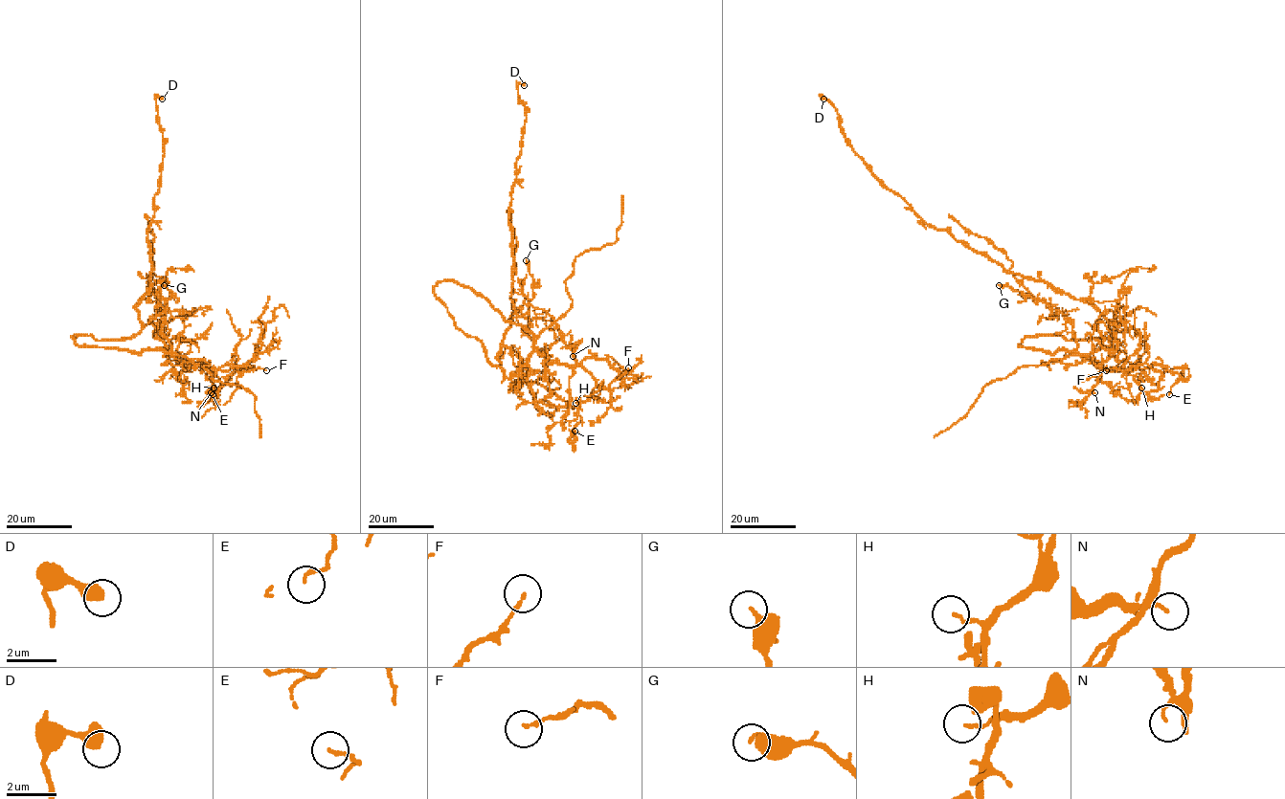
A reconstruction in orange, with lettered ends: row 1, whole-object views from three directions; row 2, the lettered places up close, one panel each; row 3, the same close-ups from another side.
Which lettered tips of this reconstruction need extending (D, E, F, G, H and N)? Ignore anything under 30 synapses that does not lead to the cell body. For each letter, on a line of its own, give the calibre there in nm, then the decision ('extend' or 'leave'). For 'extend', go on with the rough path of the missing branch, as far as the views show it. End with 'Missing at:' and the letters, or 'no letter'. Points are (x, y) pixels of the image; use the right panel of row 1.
D: calibre 550 nm; leave
E: calibre 130 nm; leave
F: calibre 140 nm; leave
G: calibre 260 nm; leave
H: calibre 130 nm; leave
N: calibre 100 nm; leave
Missing at: no letter

